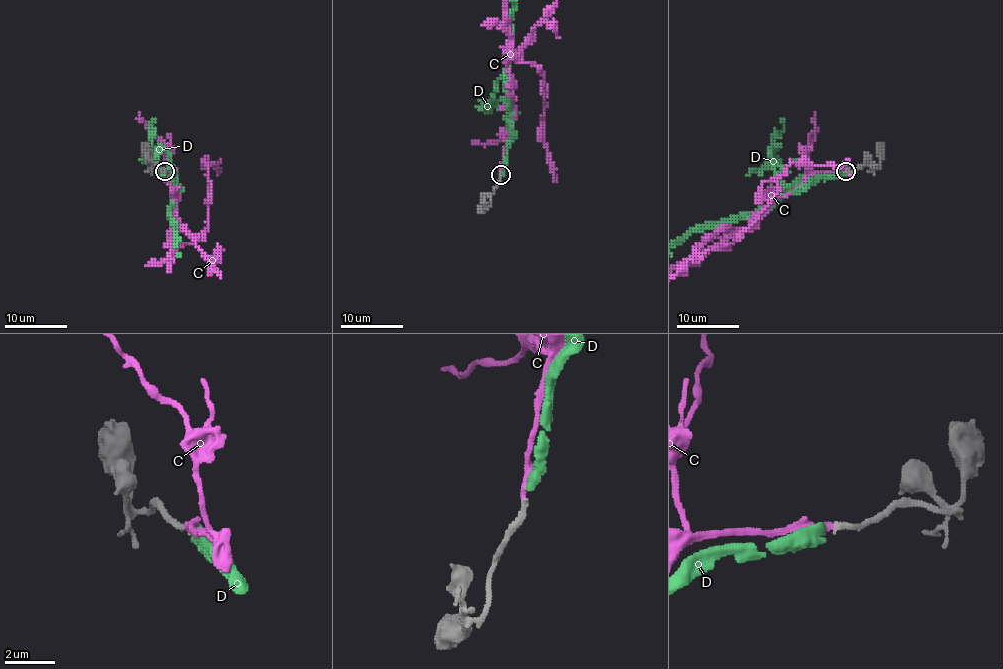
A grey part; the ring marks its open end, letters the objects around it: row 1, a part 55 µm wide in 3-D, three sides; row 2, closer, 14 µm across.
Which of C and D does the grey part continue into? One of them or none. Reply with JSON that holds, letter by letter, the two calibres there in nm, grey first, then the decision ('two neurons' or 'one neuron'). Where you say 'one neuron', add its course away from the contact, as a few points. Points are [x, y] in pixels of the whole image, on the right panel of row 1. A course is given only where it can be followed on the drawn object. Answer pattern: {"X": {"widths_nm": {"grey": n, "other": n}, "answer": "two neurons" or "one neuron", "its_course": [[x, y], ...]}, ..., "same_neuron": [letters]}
{"C": {"widths_nm": {"grey": 260, "other": 220}, "answer": "one neuron"}, "D": {"widths_nm": {"grey": 190, "other": 500}, "answer": "two neurons"}, "same_neuron": ["C"]}

